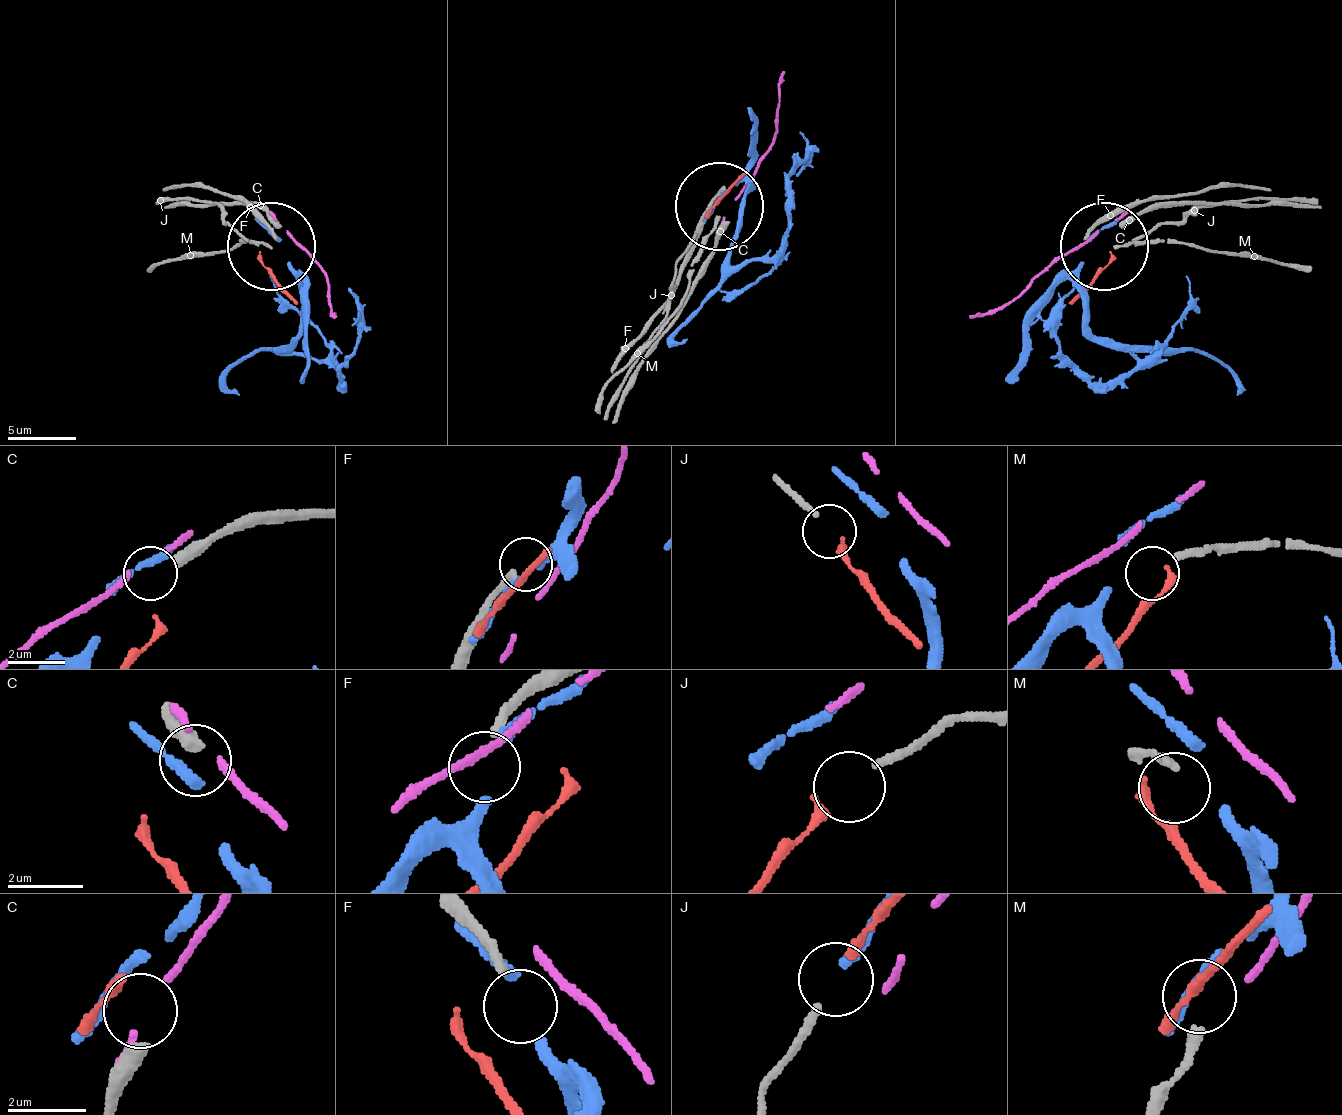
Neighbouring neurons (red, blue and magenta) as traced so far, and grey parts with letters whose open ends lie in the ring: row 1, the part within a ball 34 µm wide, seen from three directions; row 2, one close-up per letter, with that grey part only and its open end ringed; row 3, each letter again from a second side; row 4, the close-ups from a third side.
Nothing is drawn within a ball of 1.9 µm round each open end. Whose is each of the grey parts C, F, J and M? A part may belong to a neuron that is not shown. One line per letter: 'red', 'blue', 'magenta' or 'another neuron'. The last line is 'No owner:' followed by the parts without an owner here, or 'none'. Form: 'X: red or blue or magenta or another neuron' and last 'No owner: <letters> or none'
C: another neuron
F: another neuron
J: another neuron
M: another neuron
No owner: C, F, J, M

